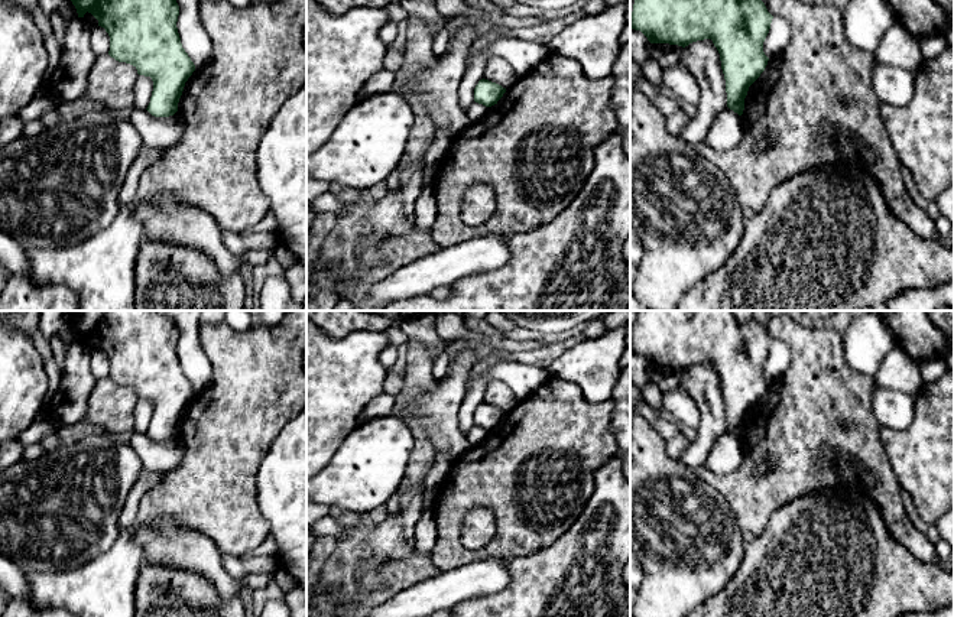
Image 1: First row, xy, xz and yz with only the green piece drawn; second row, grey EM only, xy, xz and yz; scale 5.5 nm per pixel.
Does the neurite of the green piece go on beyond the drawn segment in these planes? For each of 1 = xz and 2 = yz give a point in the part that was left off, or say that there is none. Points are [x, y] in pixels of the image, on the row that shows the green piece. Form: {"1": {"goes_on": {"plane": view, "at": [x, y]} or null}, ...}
{"1": {"goes_on": null}, "2": {"goes_on": null}}

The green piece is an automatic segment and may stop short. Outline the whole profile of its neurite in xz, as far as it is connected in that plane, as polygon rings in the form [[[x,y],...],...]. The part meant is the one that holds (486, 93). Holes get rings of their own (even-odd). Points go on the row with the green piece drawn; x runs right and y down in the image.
[[[483,78],[474,88],[474,101],[486,107],[491,107],[497,104],[497,101],[503,97],[504,92],[506,88]]]

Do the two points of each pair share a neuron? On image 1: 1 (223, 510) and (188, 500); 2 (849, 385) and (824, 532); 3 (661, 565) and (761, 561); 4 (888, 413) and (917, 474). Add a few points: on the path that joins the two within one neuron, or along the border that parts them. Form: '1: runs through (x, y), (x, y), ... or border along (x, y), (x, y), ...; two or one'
1: runs through (214, 502), (197, 500); one
2: border along (860, 497), (820, 489), (798, 499); two
3: border along (746, 544), (735, 575), (720, 590); two
4: border along (915, 402), (915, 413), (908, 426), (881, 426); two

